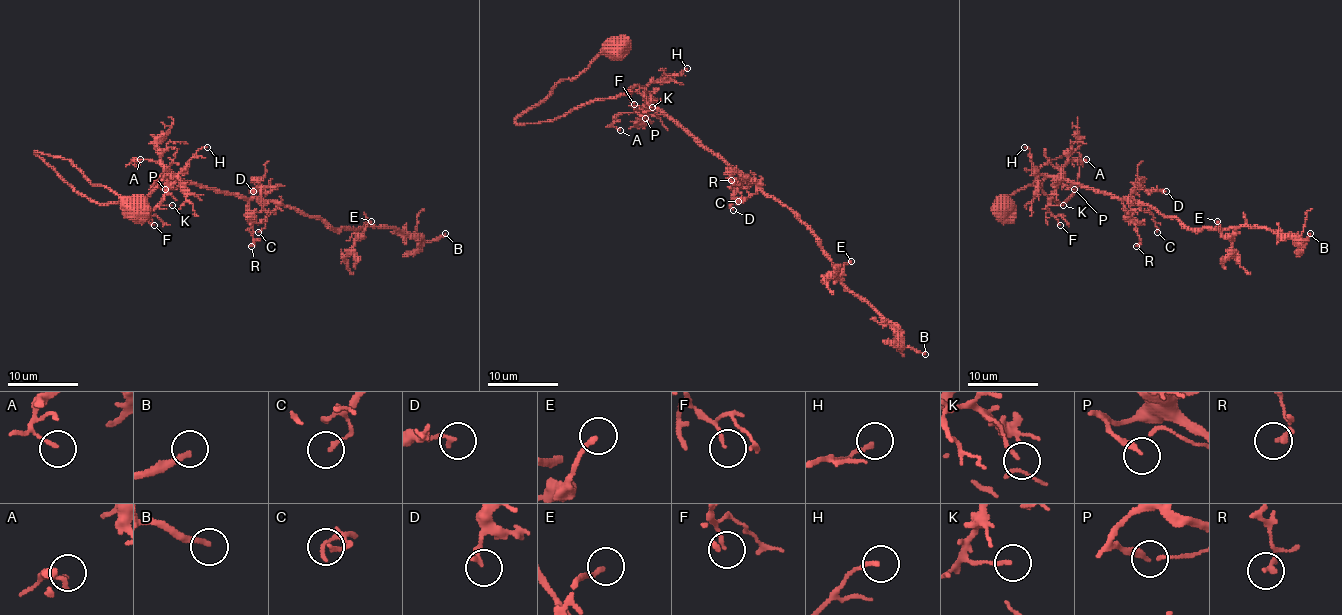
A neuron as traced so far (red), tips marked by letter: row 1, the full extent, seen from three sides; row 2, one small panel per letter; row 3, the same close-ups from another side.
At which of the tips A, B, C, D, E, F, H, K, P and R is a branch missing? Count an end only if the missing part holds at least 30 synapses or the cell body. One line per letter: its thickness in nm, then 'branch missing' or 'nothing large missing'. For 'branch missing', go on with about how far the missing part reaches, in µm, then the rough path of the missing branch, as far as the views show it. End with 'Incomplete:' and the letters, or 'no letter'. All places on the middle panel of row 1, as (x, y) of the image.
A: 130 nm | nothing large missing
B: 200 nm | branch missing | 70 µm
C: 150 nm | nothing large missing
D: 200 nm | nothing large missing
E: 190 nm | nothing large missing
F: 120 nm | nothing large missing
H: 170 nm | nothing large missing
K: 140 nm | nothing large missing
P: 140 nm | nothing large missing
R: 240 nm | nothing large missing
Incomplete: B

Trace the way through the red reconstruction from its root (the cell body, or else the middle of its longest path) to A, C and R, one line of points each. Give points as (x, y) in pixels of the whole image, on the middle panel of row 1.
A: (618, 49), (562, 79), (516, 121), (553, 121), (639, 86), (646, 102), (615, 120), (620, 130)
C: (618, 49), (607, 47), (577, 76), (562, 79), (516, 121), (553, 121), (639, 86), (756, 185), (738, 201)
R: (618, 49), (607, 47), (577, 76), (562, 79), (516, 121), (553, 121), (639, 86), (727, 166), (731, 180)

